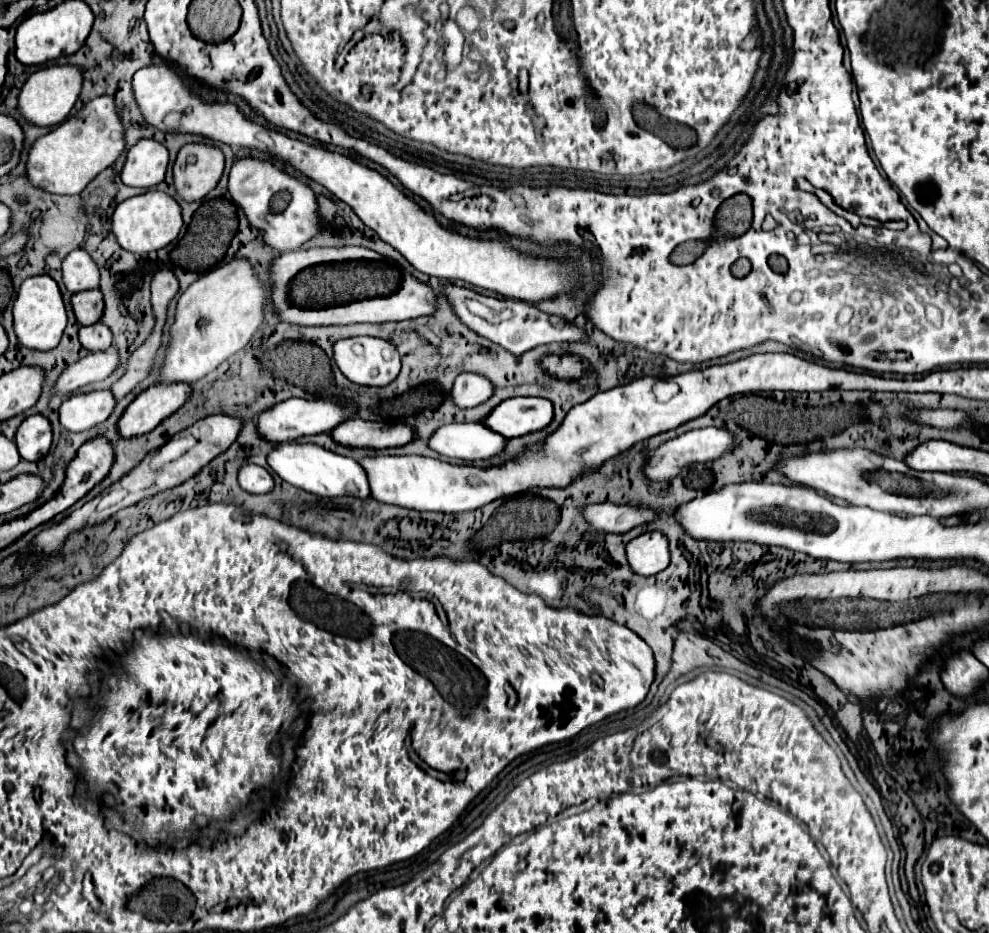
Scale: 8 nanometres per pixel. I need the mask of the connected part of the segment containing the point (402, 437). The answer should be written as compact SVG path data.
M351 418L333 428L329 434L337 444L349 448L391 448L403 446L413 440L411 426L405 424L385 424L385 422L367 422L361 418Z

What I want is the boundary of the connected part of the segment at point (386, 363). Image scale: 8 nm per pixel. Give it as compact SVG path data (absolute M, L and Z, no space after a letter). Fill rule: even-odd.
M357 336L357 338L345 338L339 340L333 346L335 362L339 370L355 384L365 384L365 386L387 386L393 382L401 370L401 358L397 348L381 338L367 338L367 336Z

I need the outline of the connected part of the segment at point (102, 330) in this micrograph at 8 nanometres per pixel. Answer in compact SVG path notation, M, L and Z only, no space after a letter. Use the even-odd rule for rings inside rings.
M91 324L79 328L79 342L91 352L103 352L111 348L111 330L105 324Z

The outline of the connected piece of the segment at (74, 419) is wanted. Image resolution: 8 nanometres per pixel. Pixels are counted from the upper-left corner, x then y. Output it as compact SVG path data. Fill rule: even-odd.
M95 390L87 394L75 394L69 400L65 400L59 408L59 420L65 430L71 432L83 432L93 428L95 424L105 422L117 400L113 392L109 390Z

